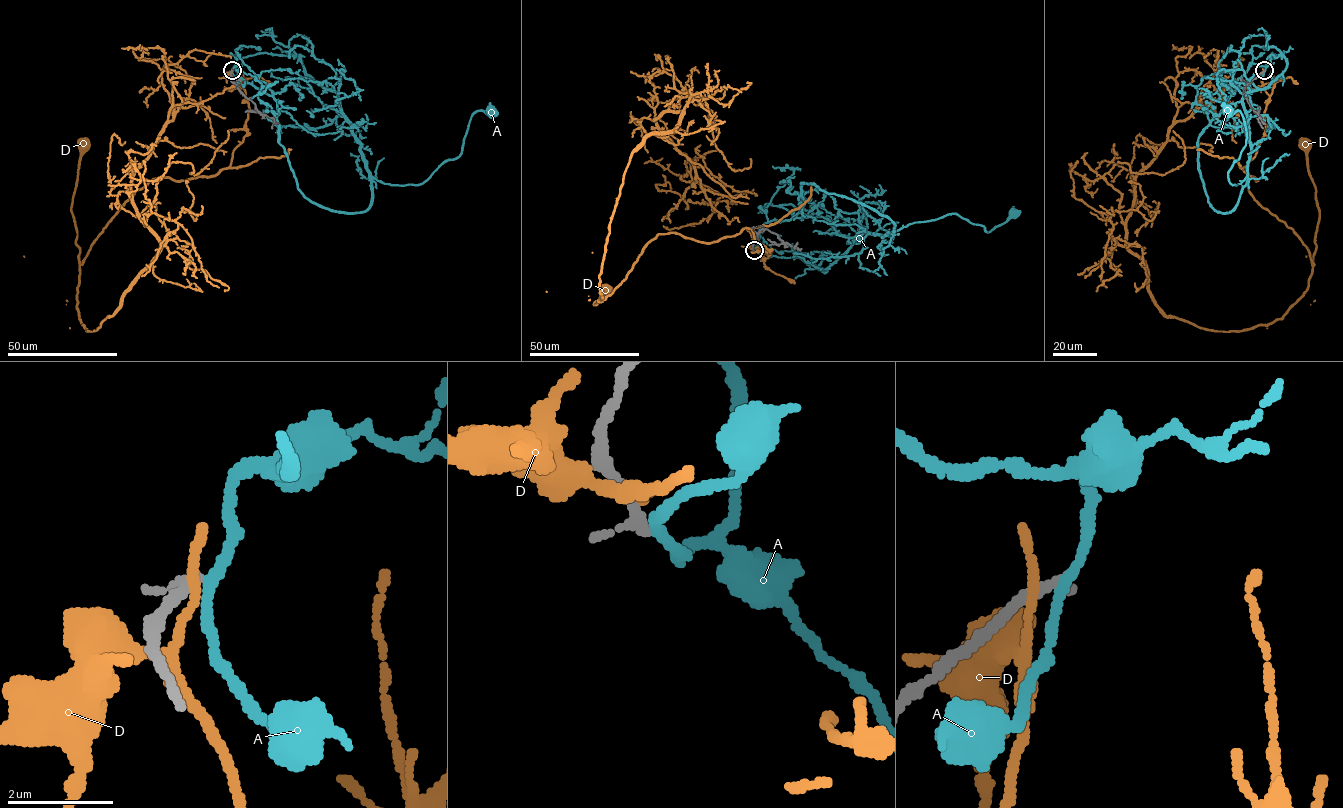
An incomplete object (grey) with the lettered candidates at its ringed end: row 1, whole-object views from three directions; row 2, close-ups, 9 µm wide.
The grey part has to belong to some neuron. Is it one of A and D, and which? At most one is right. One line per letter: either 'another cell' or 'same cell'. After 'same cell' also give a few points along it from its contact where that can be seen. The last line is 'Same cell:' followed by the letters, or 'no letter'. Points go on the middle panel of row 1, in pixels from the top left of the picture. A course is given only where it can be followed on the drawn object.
A: another cell
D: another cell
Same cell: no letter

